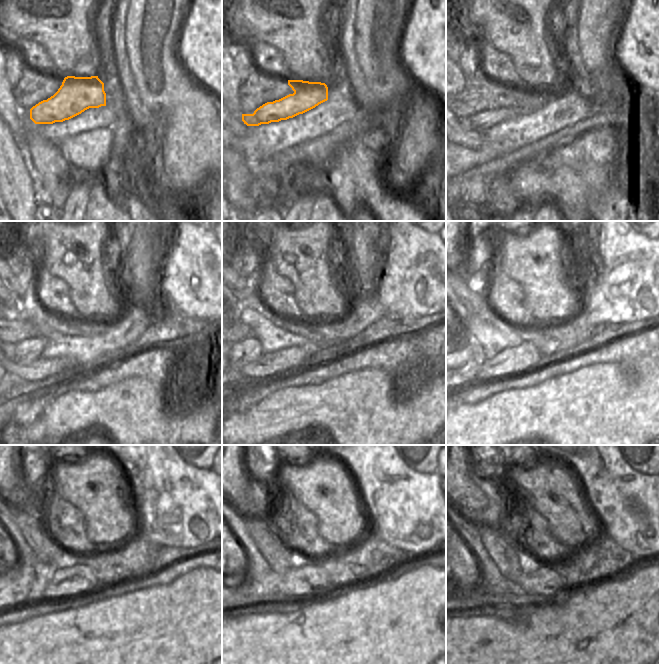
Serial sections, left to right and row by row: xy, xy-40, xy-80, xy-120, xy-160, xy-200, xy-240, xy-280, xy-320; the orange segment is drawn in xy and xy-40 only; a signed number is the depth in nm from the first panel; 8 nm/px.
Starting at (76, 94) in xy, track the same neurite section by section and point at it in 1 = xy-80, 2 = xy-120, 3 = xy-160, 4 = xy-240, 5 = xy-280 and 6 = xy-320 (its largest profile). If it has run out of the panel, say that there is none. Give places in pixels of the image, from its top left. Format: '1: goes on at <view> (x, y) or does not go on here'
1: goes on at xy-80 (539, 96)
2: goes on at xy-120 (28, 350)
3: goes on at xy-160 (248, 350)
4: goes on at xy-240 (18, 585)
5: goes on at xy-280 (242, 587)
6: goes on at xy-320 (476, 589)

